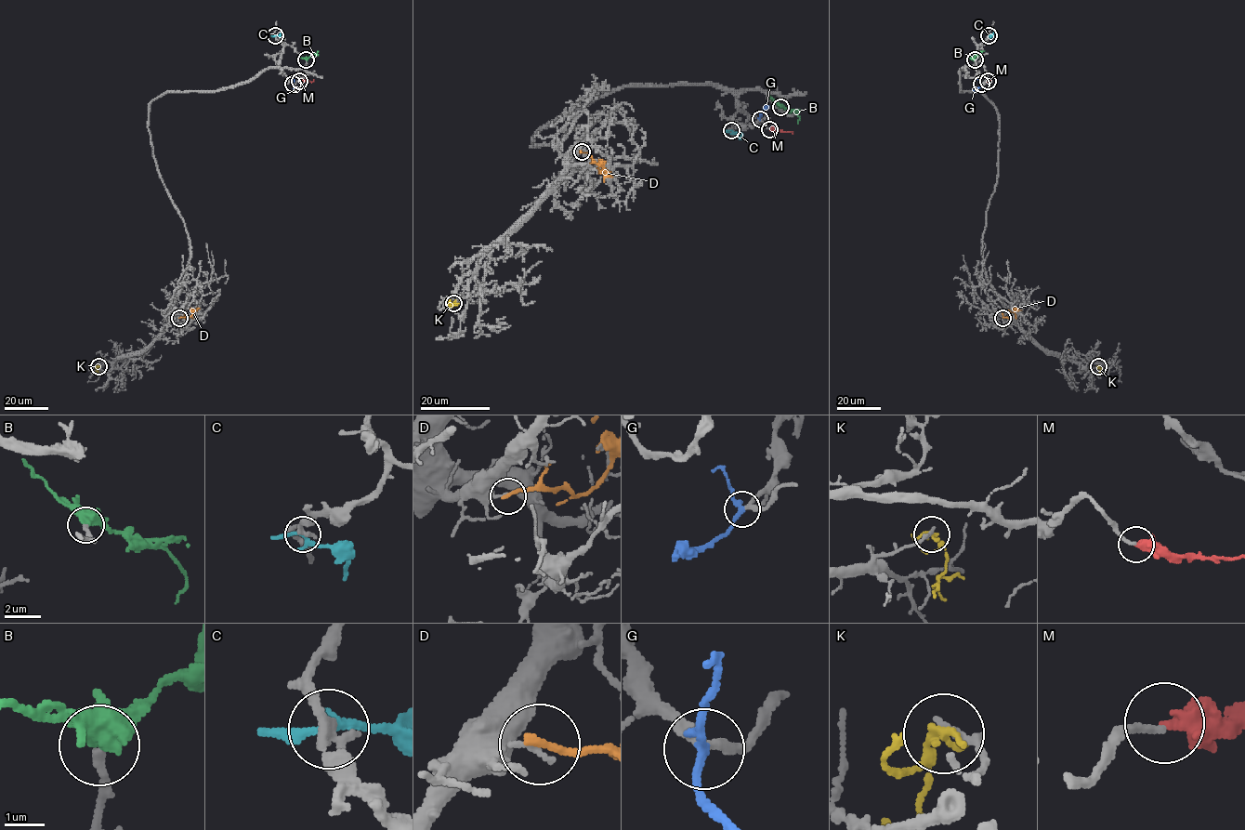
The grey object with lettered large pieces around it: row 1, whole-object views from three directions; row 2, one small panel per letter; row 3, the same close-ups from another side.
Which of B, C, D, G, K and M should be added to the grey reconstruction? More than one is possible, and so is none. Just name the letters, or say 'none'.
B, G, M

